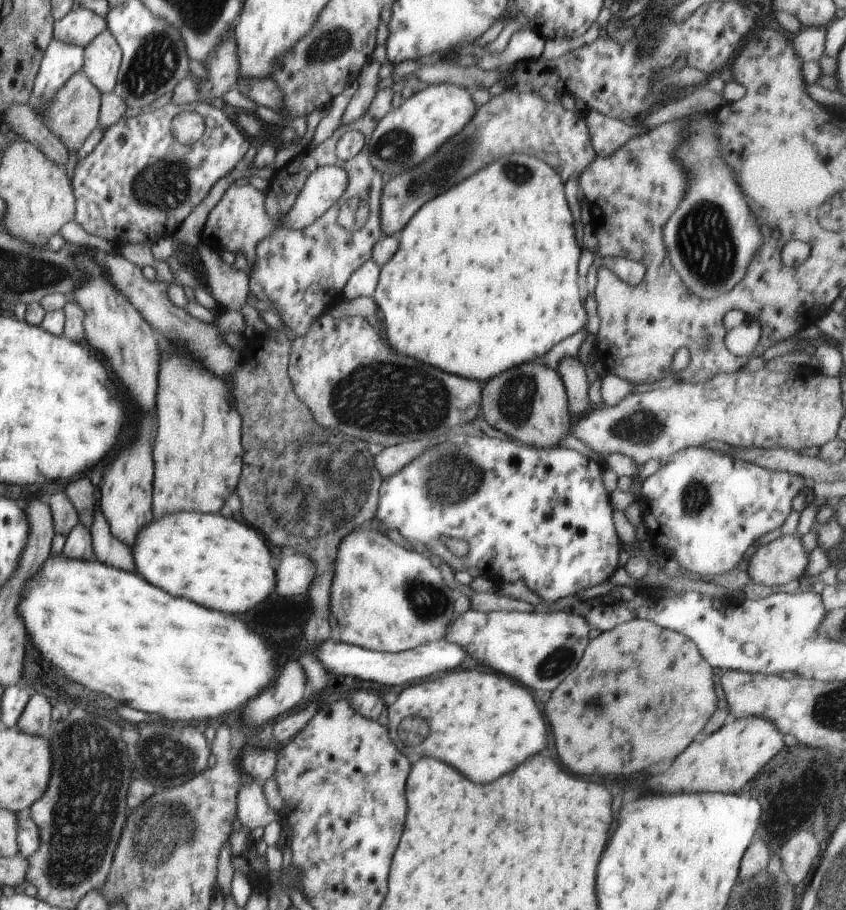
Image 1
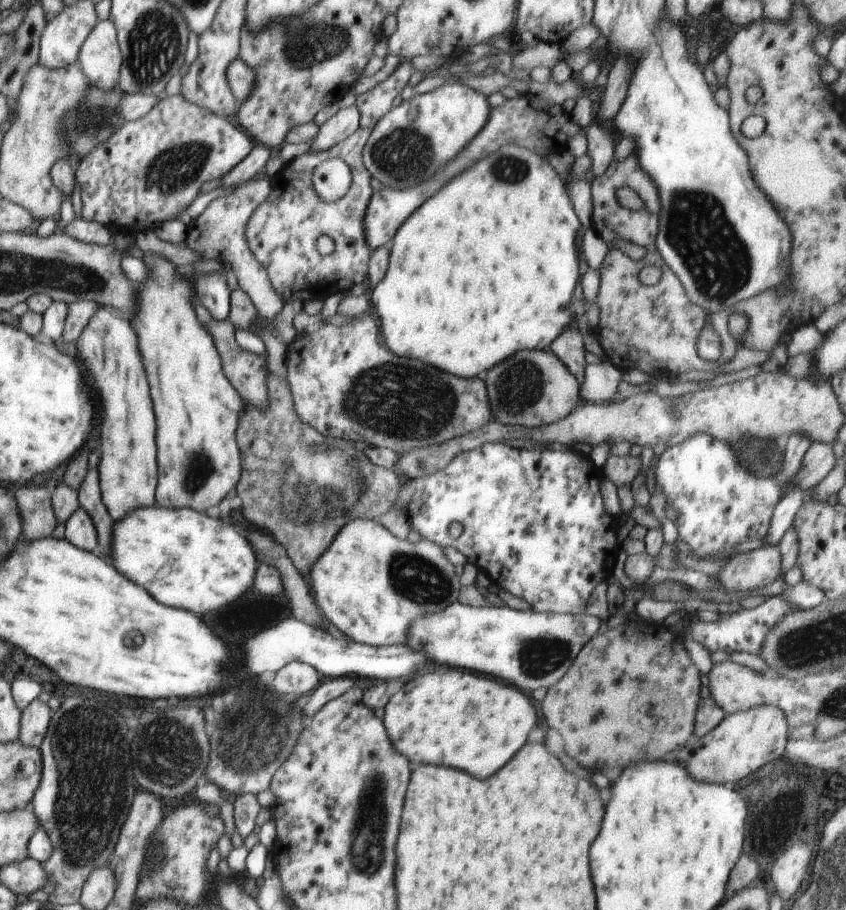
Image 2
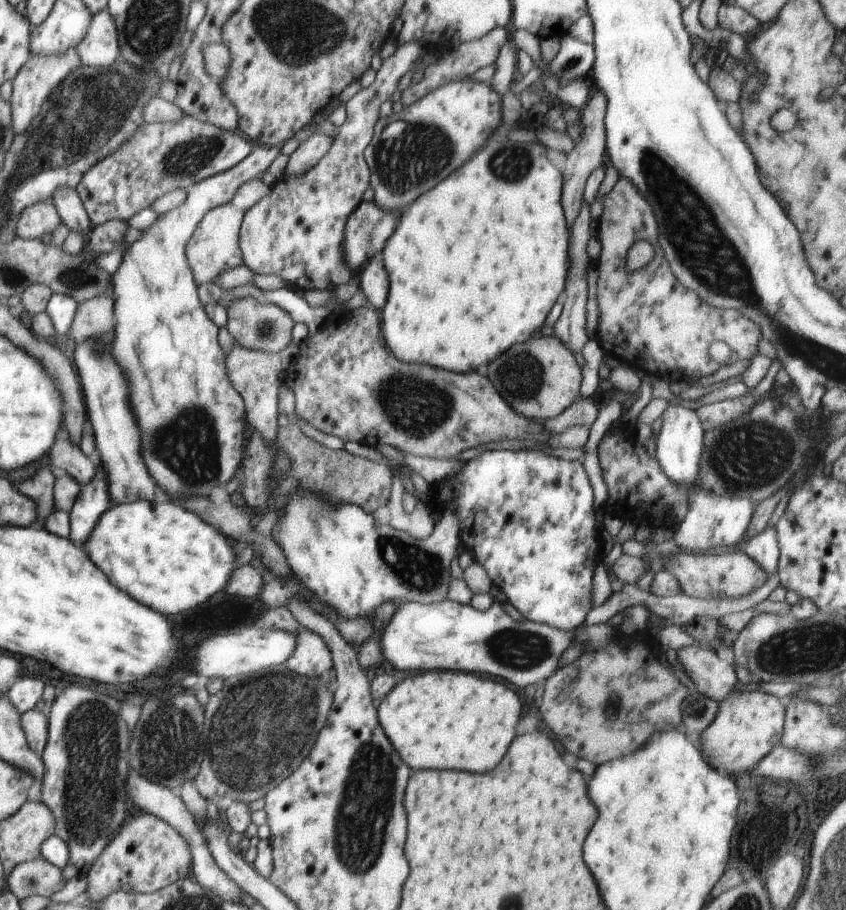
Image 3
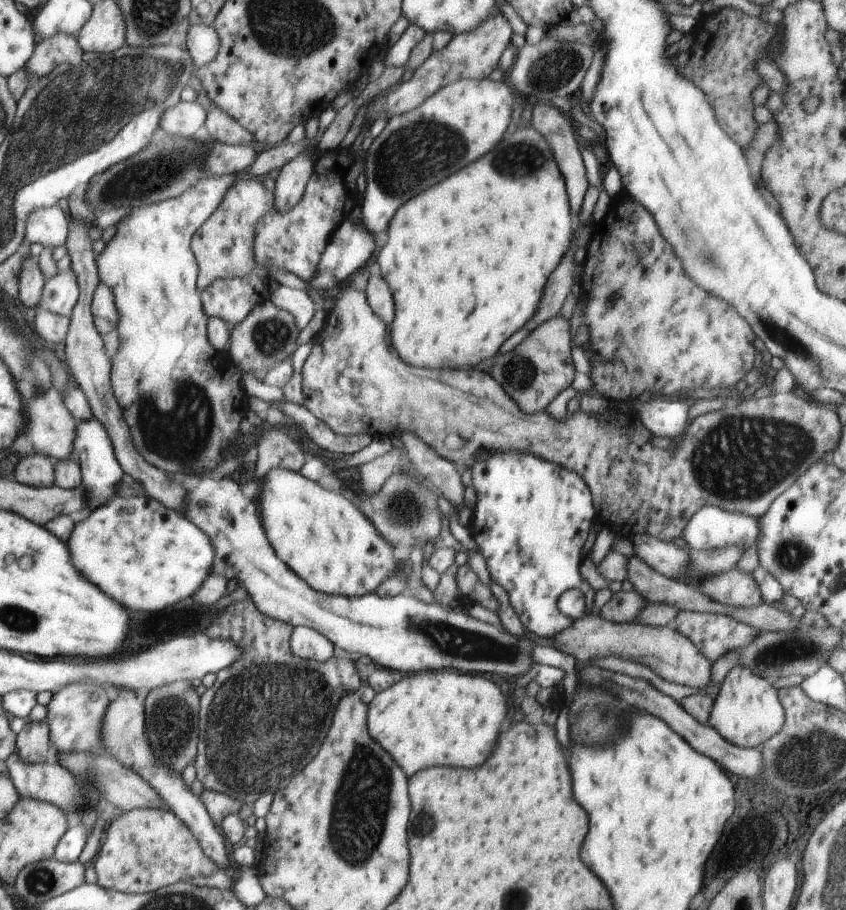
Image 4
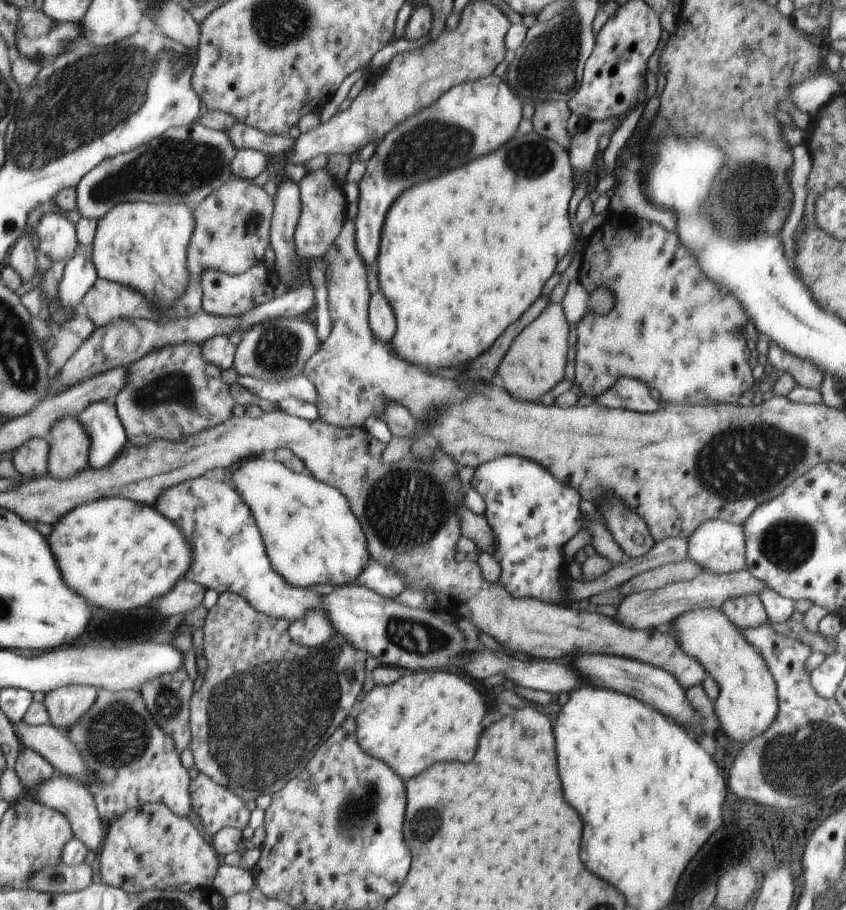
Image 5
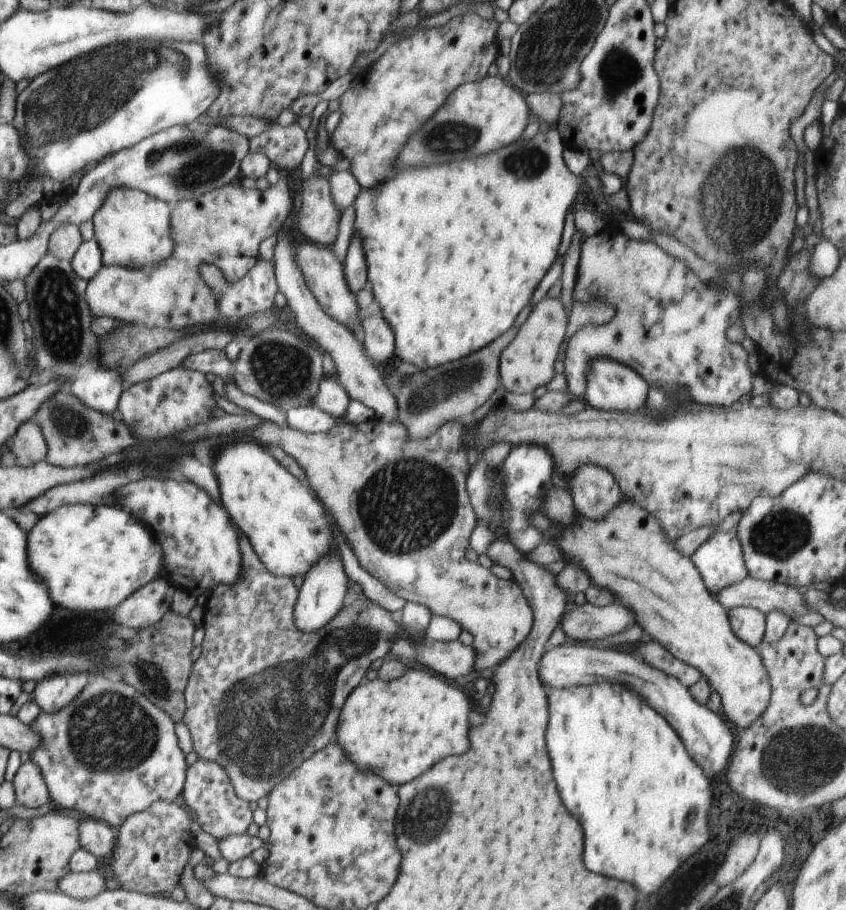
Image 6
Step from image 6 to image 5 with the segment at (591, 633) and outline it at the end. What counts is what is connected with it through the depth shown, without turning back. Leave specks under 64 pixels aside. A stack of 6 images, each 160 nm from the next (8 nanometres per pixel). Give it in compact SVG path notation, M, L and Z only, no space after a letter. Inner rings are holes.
M746 568L728 575L700 572L693 579L668 584L668 586L663 586L654 592L638 592L638 594L626 596L616 610L616 620L626 628L642 628L644 630L644 628L658 626L658 624L670 624L672 618L676 618L678 614L688 612L688 610L704 607L720 609L727 600L746 595L758 596L765 586L766 584L762 580L752 576Z

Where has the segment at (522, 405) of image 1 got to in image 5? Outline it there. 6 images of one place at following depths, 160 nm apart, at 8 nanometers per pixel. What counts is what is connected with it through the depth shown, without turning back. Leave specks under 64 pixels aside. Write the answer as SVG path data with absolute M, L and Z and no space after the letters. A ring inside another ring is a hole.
M560 303L547 304L547 307L512 341L497 368L497 374L504 389L515 399L538 402L541 396L564 379L566 354L568 352L570 325Z

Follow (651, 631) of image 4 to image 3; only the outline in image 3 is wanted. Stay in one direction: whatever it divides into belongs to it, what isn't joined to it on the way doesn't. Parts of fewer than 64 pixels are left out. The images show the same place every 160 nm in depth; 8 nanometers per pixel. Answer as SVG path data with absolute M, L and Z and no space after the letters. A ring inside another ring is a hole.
M694 644L684 646L677 650L678 662L681 668L689 674L692 682L696 684L698 693L714 699L718 703L724 700L728 695L734 692L734 685L739 681L736 677L735 668L733 664L728 663L726 660L719 658L712 649L701 648Z

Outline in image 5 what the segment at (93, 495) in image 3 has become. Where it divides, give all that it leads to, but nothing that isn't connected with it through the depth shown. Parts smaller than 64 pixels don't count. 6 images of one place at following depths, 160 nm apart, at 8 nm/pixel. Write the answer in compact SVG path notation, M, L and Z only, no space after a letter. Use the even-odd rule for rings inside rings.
M96 401L83 409L77 418L91 438L89 466L101 469L111 465L128 442L116 407L106 401Z

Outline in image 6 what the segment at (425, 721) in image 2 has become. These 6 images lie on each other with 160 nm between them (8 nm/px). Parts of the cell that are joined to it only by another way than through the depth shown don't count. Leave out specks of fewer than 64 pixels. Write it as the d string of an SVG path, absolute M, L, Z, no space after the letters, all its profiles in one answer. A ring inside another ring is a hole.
M410 667L407 668L405 673L400 678L389 680L388 682L383 681L380 678L374 680L364 680L361 682L347 697L343 707L341 708L341 714L338 715L337 729L335 730L335 738L340 748L345 752L345 755L362 771L369 771L374 773L376 776L382 777L386 782L389 782L395 788L398 786L409 783L414 780L416 776L424 774L430 766L434 766L436 762L440 762L442 758L446 756L460 756L464 754L470 744L468 744L468 714L470 714L470 702L468 698L456 688L452 686L450 682L446 682L446 678L442 675L432 674L430 670L415 670Z

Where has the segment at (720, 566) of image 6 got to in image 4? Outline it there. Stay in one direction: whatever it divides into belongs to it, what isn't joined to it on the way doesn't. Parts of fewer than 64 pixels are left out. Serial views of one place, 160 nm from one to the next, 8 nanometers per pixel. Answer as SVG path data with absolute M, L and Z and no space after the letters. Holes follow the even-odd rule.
M703 506L688 521L682 538L690 549L705 551L730 545L751 547L758 534L758 519L744 513Z

